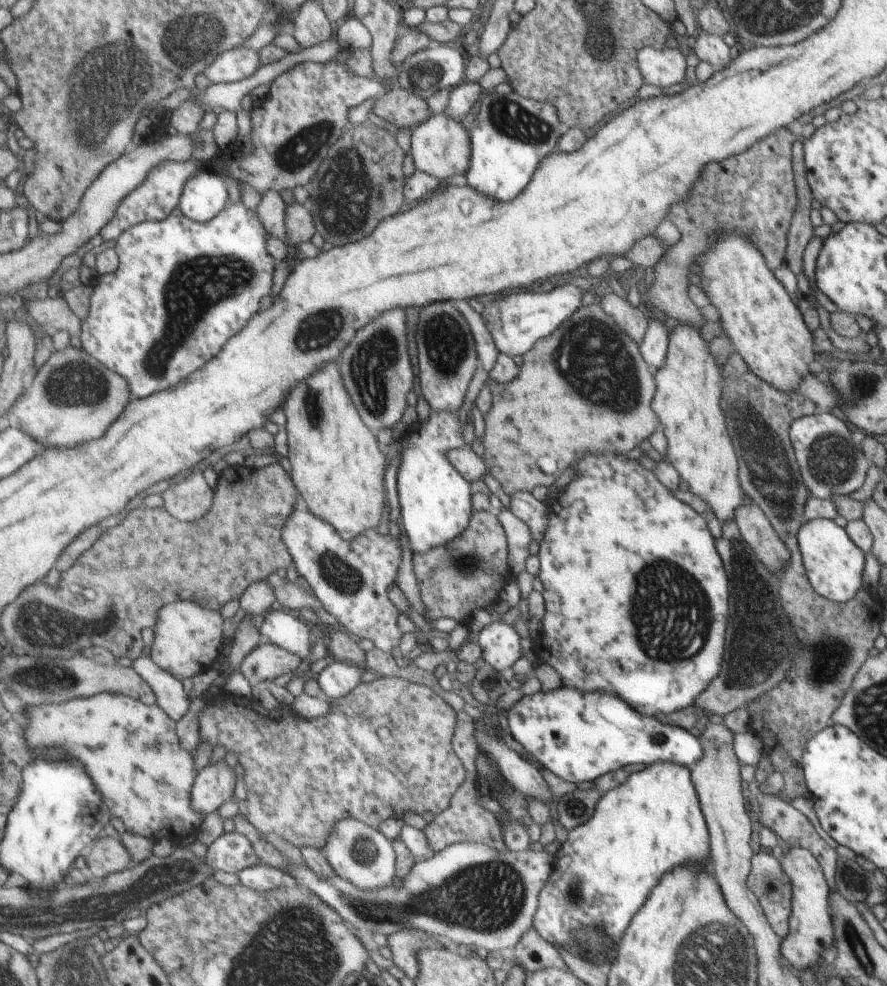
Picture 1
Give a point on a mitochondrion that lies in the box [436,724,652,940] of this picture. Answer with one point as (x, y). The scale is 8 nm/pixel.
(572, 893)

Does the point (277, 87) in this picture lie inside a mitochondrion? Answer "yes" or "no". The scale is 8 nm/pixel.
no

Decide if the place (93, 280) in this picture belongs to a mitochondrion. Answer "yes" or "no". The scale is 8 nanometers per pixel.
no

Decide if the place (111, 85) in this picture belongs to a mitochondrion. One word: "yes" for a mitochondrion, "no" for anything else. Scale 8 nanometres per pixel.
yes

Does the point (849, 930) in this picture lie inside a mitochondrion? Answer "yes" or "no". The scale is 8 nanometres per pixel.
yes

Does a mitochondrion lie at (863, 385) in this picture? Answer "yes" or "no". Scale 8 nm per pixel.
yes

